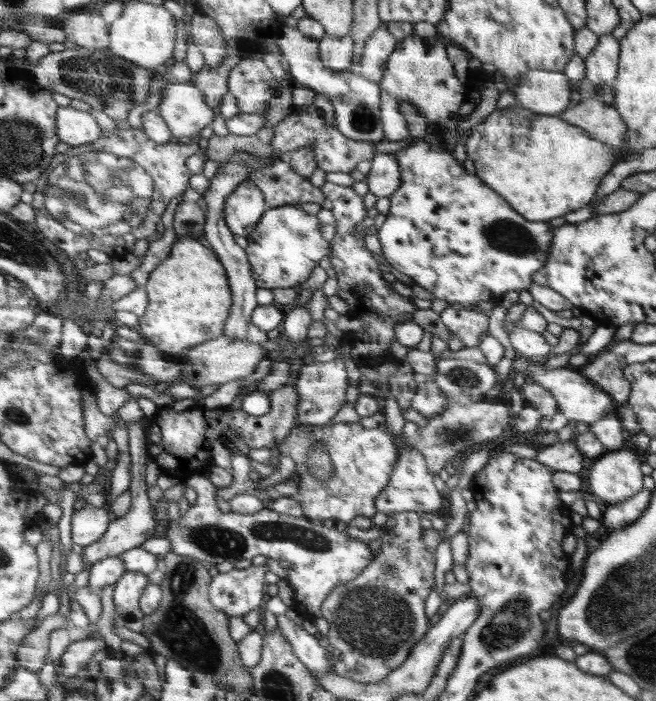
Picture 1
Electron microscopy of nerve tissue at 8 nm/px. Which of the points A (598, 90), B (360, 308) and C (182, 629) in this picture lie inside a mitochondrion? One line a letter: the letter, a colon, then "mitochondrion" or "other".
A: other
B: other
C: mitochondrion

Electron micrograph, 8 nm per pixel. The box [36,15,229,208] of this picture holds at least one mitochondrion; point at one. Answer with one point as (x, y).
(99, 78)

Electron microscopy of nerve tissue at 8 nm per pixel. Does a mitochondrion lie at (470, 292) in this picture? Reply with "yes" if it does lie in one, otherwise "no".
no

